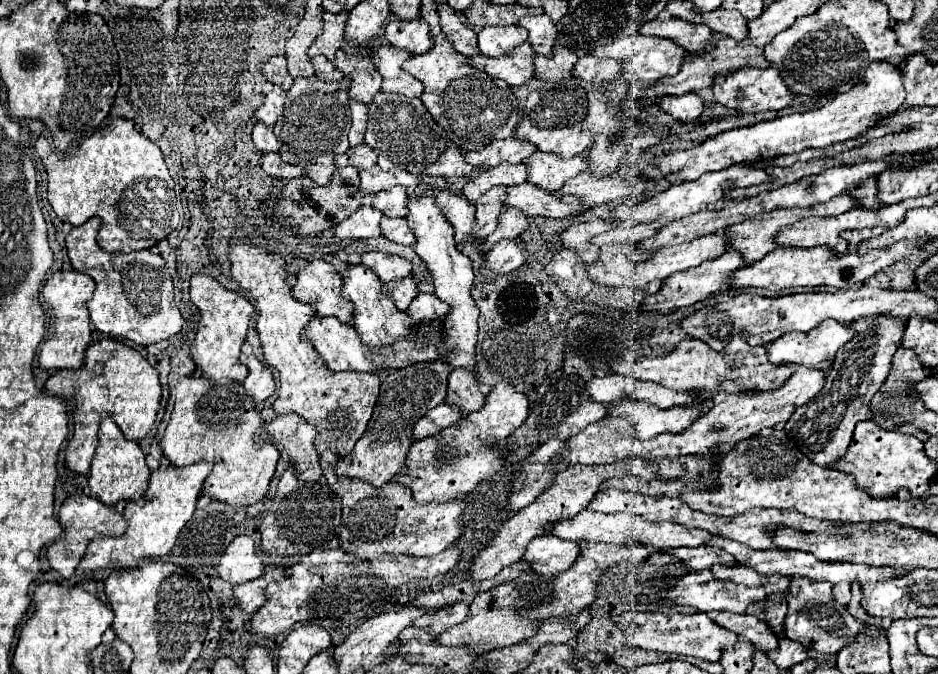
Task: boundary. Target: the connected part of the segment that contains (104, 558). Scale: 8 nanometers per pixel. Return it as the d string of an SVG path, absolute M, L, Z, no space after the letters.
M198 461L190 467L168 465L166 469L152 471L146 503L142 507L138 507L138 501L126 503L124 519L128 523L128 531L124 535L94 537L94 541L86 549L84 559L78 565L78 571L84 571L82 577L92 577L100 569L130 569L138 565L142 557L166 555L174 547L180 529L194 515L196 501L202 493L202 485L206 477L210 475L210 471L212 471L212 465L208 461Z

